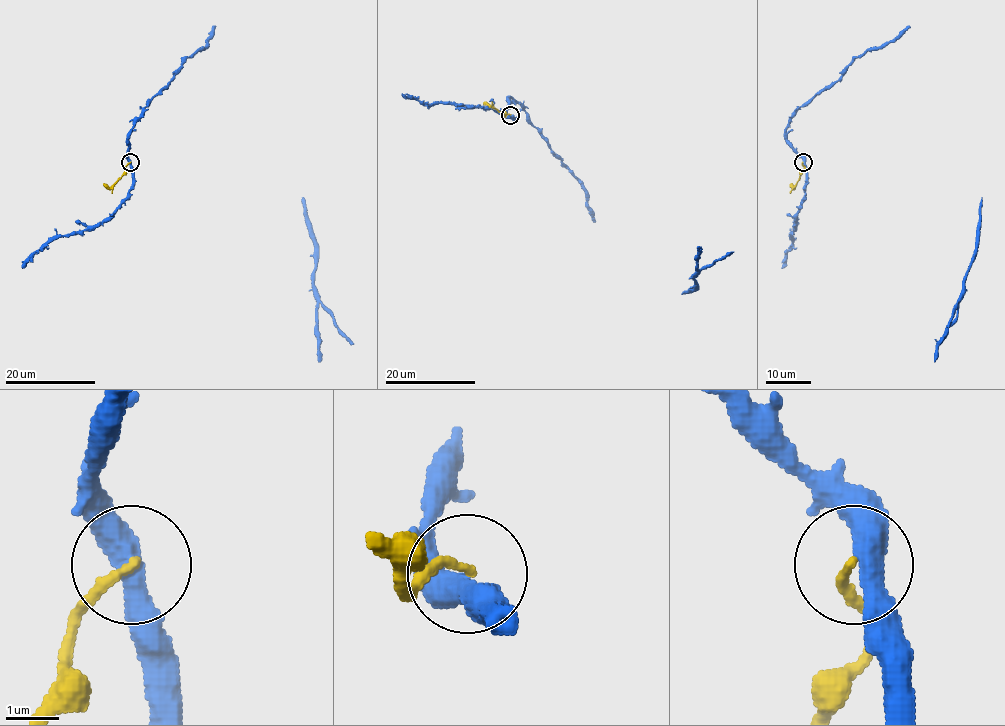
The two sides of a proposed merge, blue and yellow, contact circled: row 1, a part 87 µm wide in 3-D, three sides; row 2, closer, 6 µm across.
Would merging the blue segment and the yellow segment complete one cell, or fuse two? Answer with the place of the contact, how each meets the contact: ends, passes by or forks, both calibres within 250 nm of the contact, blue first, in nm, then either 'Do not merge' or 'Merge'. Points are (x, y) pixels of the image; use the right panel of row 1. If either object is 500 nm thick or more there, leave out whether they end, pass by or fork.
Place: (803, 162). At the ring blue passes by. At the ring yellow ends. Thickness 440 nm (blue) against 170 nm. Do not merge

